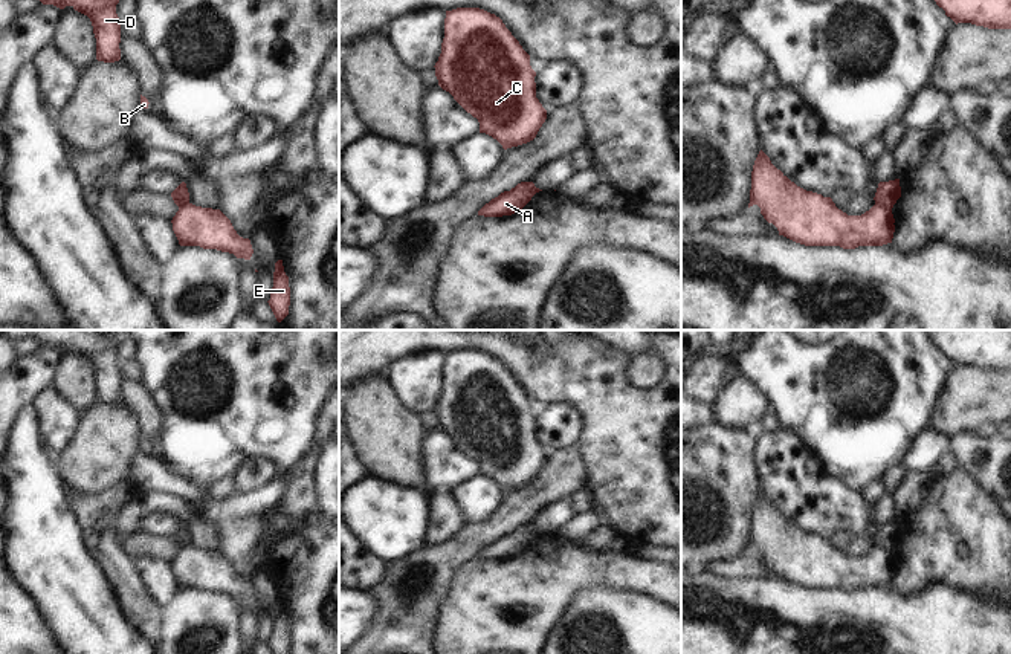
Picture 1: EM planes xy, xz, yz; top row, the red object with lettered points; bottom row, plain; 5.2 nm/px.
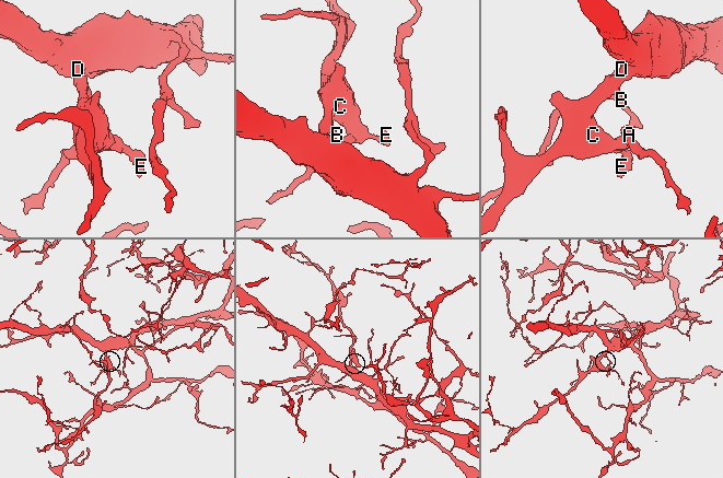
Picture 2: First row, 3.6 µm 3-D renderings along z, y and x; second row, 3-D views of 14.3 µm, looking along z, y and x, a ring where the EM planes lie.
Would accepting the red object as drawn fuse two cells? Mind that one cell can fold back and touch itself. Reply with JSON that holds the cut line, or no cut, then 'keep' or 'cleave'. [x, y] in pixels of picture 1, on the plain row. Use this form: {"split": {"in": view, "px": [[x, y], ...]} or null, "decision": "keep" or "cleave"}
{"split": {"in": "yz", "px": [[875, 544], [891, 555]]}, "decision": "cleave"}

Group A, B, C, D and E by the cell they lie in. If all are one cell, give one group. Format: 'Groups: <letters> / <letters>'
Groups: A / B C D E

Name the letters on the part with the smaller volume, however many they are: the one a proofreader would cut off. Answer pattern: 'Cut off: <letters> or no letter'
Cut off: A

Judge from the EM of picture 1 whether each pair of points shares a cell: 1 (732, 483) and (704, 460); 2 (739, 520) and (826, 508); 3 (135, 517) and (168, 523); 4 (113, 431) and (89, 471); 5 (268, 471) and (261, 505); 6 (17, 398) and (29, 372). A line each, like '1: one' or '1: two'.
1: one
2: two
3: two
4: one
5: two
6: one

